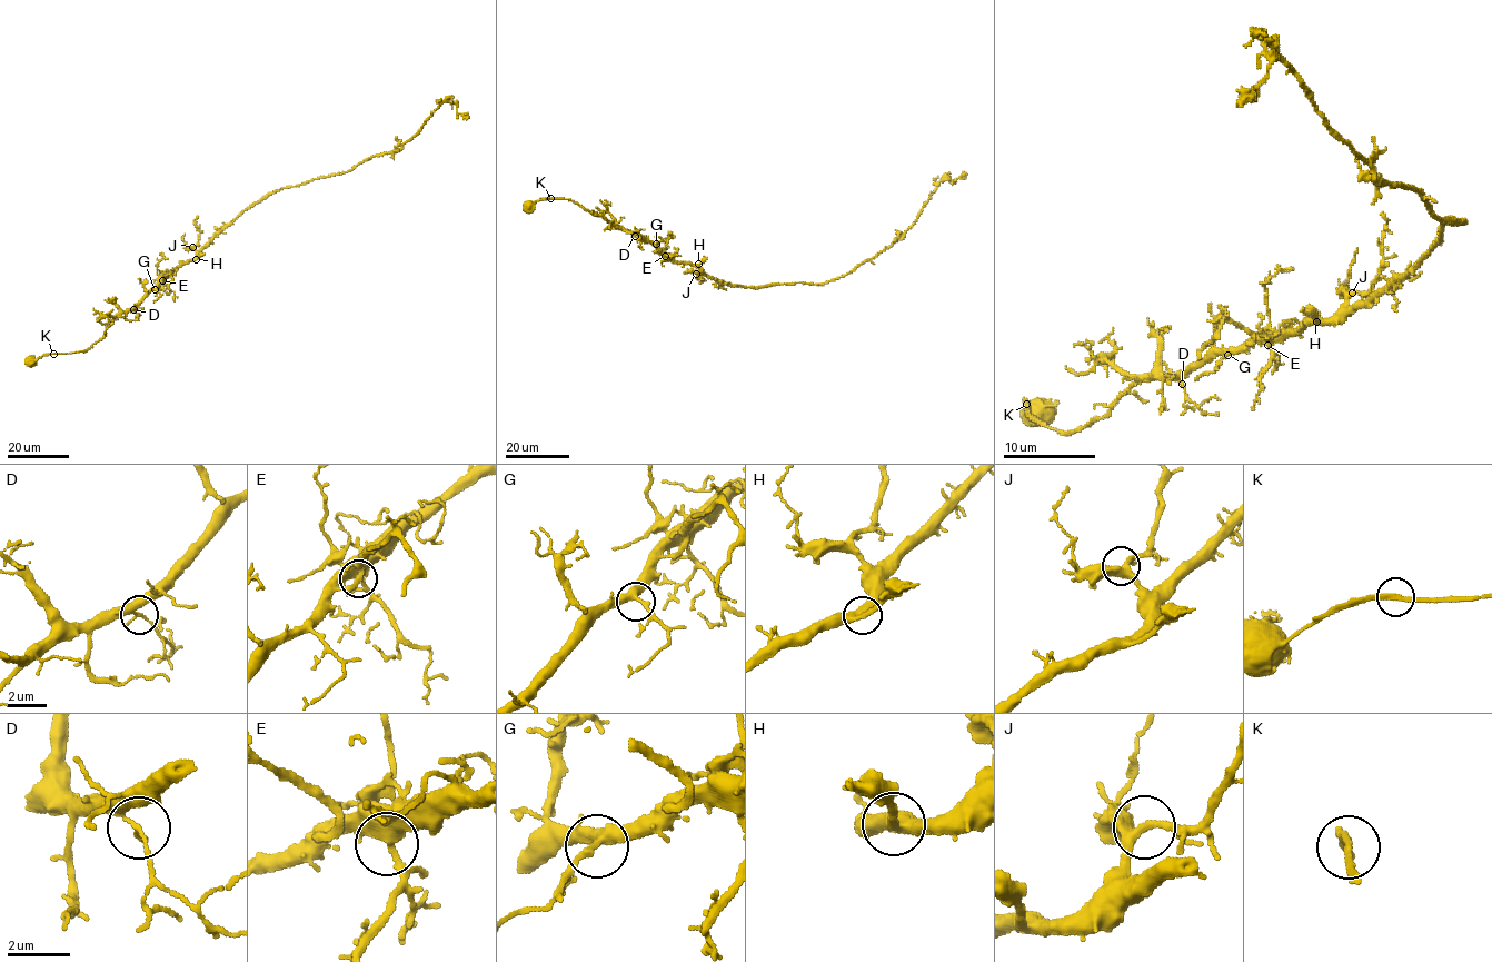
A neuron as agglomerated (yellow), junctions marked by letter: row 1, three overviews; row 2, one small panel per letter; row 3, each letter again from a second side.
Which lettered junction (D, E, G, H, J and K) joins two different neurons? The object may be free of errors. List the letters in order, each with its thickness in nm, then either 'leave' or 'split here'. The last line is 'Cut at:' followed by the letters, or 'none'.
D: calibre 160 nm; leave
E: calibre 600 nm; leave
G: calibre 360 nm; leave
H: calibre 280 nm; leave
J: calibre 360 nm; leave
K: calibre 220 nm; split here
Cut at: K

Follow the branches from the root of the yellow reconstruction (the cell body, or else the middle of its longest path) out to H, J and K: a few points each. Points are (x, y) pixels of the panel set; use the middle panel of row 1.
H: (748, 287), (718, 281), (705, 274), (698, 264)
J: (748, 287), (723, 284), (696, 274)
K: (748, 287), (718, 281), (697, 267), (675, 261), (639, 236), (575, 202), (550, 199)

